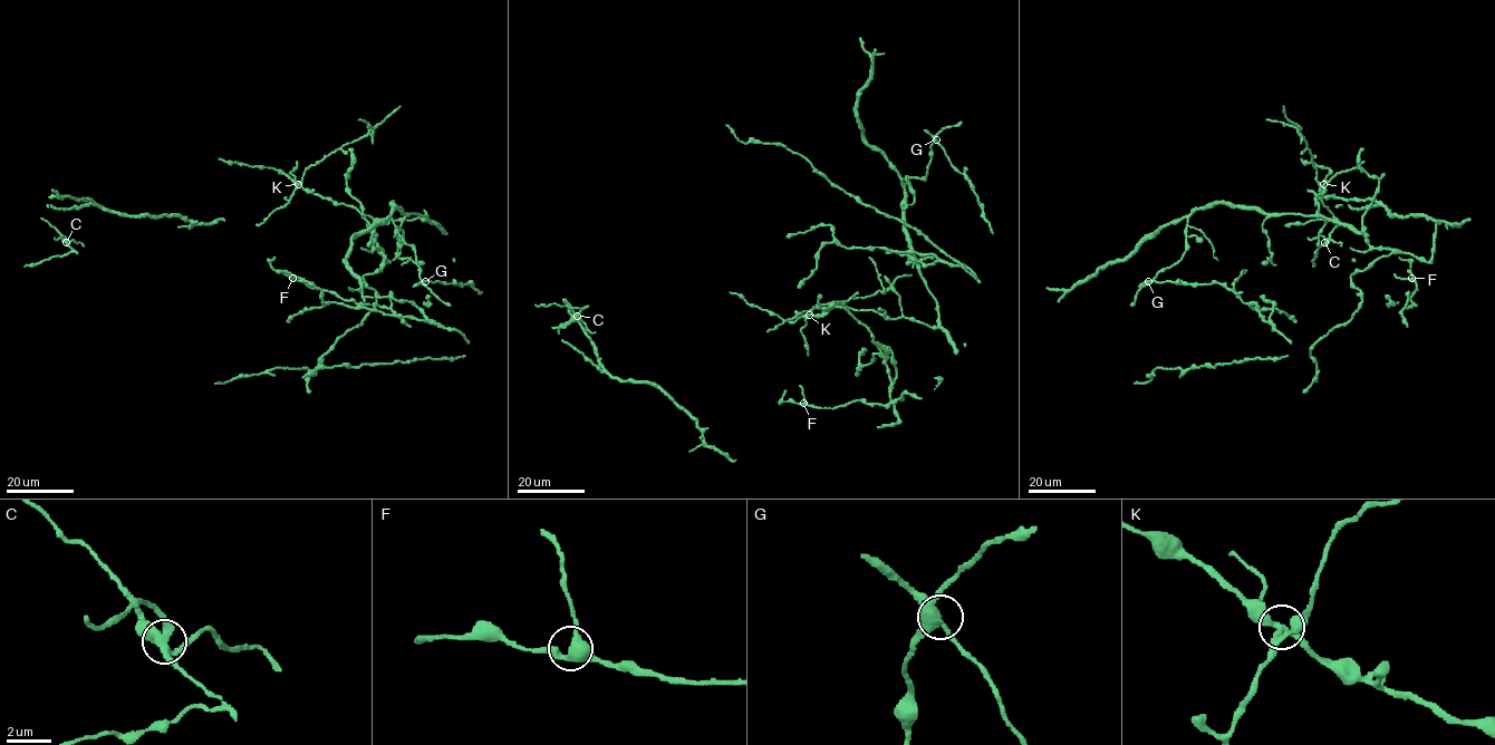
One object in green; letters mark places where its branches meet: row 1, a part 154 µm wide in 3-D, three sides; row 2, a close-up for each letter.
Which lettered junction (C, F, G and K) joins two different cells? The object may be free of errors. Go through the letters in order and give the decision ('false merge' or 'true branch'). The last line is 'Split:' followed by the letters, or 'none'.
C: true branch
F: true branch
G: true branch
K: false merge
Split: K

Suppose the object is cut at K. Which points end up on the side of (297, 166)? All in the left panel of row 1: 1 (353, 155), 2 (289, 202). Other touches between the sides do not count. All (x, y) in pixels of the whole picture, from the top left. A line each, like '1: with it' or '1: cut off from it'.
1: with it
2: cut off from it

